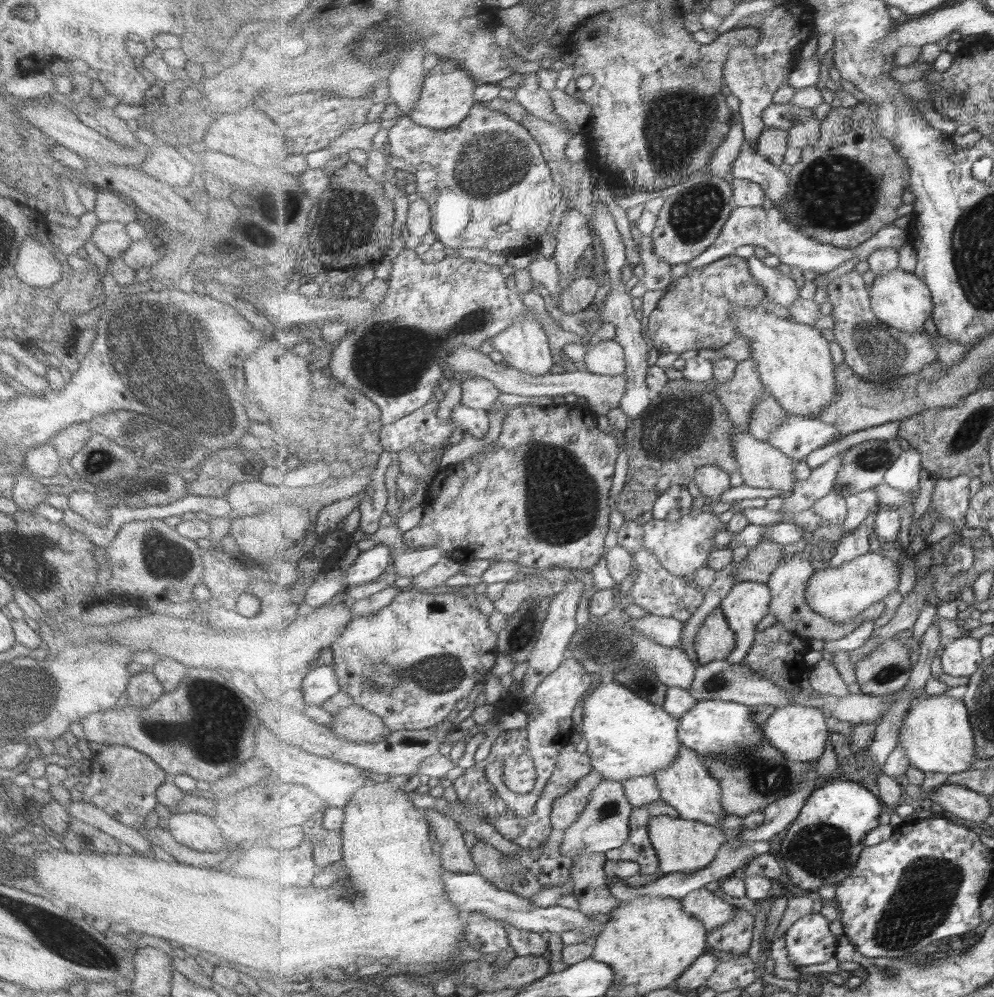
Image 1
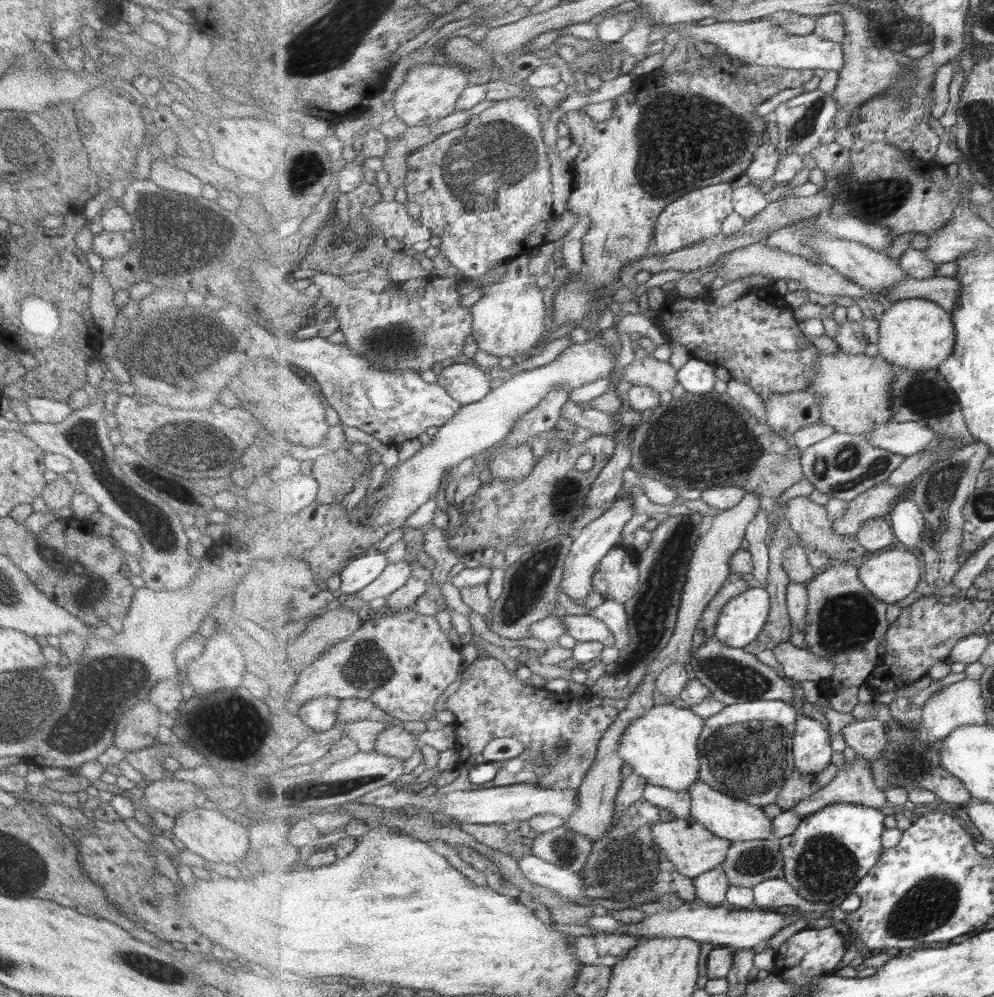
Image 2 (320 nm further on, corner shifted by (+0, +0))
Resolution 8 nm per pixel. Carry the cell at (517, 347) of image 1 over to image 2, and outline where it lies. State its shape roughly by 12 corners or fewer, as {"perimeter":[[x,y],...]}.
{"perimeter":[[527,252],[472,305],[472,338],[495,357],[530,357],[545,296]]}

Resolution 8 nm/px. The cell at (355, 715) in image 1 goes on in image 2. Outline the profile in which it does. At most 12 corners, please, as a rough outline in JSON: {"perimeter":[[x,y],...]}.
{"perimeter":[[401,723],[382,732],[377,752],[403,760],[420,742]]}

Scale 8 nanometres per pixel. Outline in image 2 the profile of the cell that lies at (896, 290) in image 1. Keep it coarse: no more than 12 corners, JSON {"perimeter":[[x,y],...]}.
{"perimeter":[[923,298],[886,306],[877,344],[900,370],[953,355],[952,314]]}

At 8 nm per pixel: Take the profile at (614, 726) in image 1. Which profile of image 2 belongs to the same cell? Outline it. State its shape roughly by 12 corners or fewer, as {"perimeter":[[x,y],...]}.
{"perimeter":[[657,705],[623,735],[621,756],[649,785],[700,779],[706,718]]}

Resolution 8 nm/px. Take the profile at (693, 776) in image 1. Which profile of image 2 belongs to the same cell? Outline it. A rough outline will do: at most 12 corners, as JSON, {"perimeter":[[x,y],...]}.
{"perimeter":[[699,779],[692,818],[731,842],[770,840],[773,819]]}

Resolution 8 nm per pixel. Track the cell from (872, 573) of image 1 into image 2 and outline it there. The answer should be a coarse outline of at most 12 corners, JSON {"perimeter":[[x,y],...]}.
{"perimeter":[[894,547],[858,562],[873,596],[899,603],[924,578],[919,558]]}

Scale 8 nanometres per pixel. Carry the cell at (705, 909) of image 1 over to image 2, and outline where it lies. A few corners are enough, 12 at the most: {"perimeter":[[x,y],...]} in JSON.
{"perimeter":[[698,900],[627,924],[613,915],[583,925],[600,933],[692,938],[755,948],[787,928],[782,913]]}

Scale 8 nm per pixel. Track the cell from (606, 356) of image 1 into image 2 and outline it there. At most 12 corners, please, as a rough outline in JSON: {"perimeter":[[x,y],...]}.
{"perimeter":[[657,358],[635,359],[620,380],[671,392],[678,370]]}

